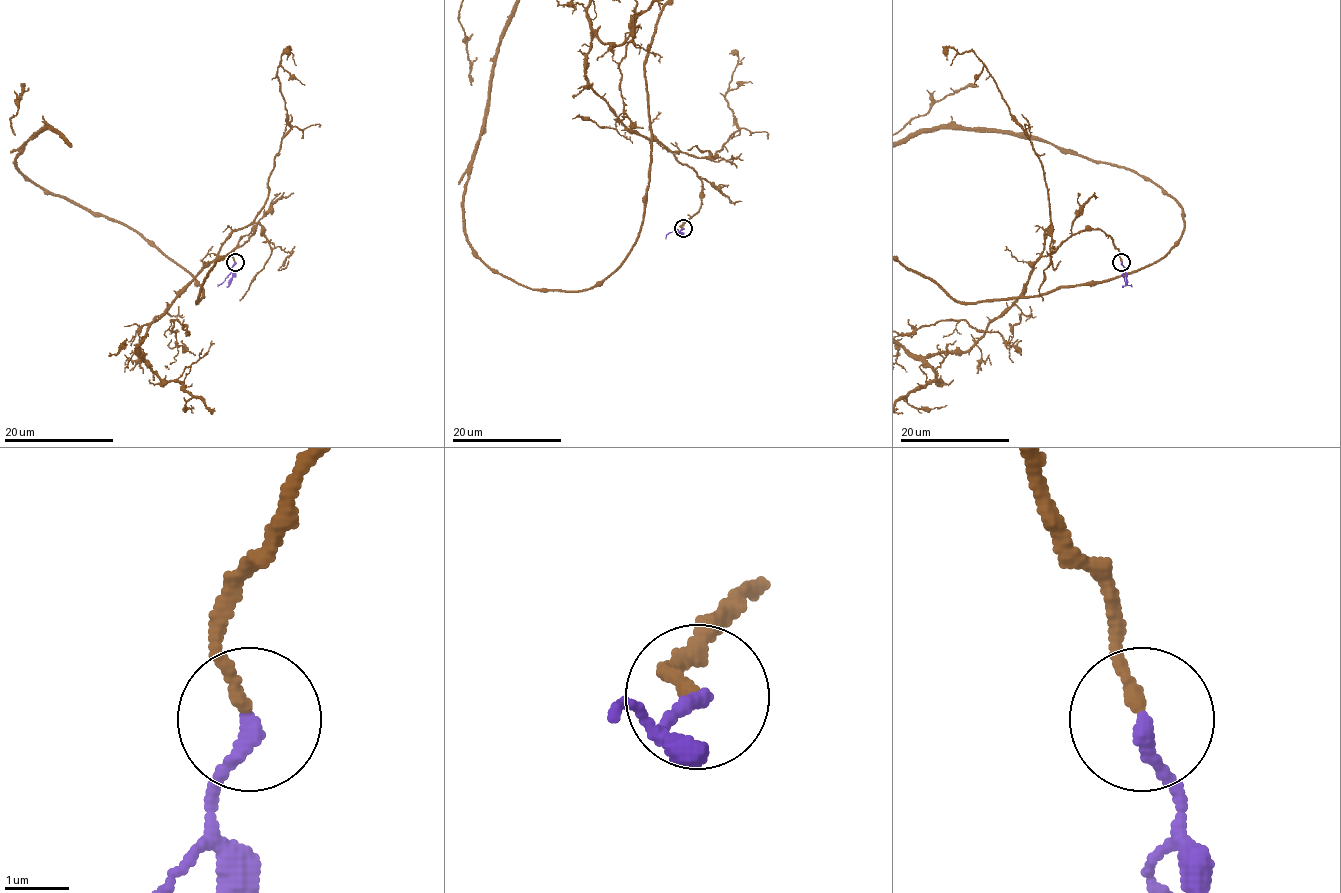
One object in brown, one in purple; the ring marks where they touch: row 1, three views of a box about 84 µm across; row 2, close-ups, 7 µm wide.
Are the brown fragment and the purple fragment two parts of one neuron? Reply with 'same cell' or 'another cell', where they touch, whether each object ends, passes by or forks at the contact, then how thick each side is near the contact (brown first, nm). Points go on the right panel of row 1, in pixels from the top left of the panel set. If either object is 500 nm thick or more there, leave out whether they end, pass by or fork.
same cell; at (1121, 262); brown ends there; purple ends there; 190 nm thick on the brown side, 240 nm on the other

